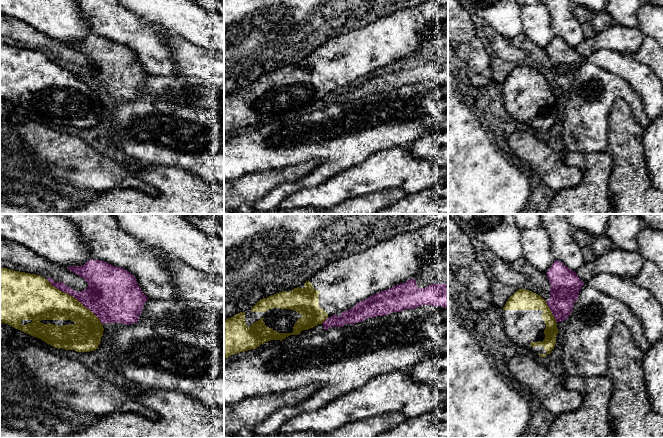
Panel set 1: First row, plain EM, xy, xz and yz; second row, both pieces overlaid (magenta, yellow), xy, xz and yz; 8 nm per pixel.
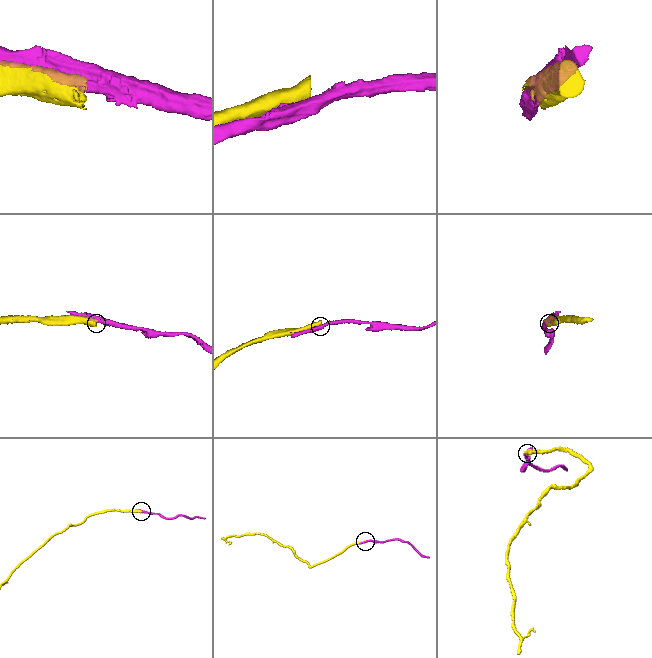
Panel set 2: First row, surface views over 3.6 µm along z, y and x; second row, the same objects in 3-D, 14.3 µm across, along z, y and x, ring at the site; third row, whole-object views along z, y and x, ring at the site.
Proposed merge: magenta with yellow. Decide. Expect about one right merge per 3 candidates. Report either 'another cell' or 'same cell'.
another cell

